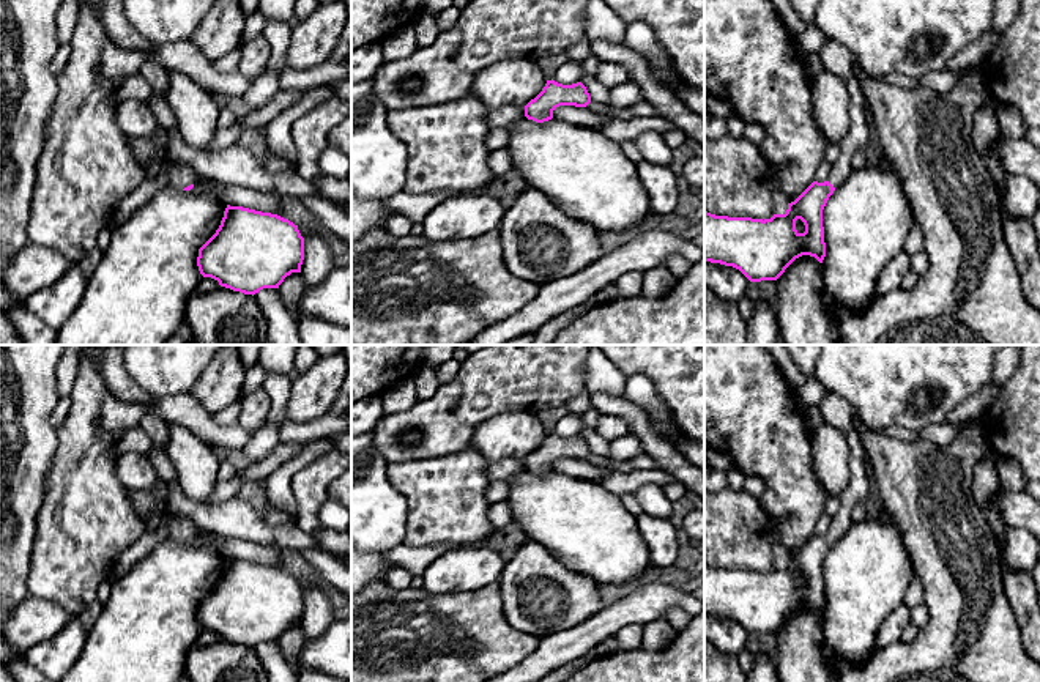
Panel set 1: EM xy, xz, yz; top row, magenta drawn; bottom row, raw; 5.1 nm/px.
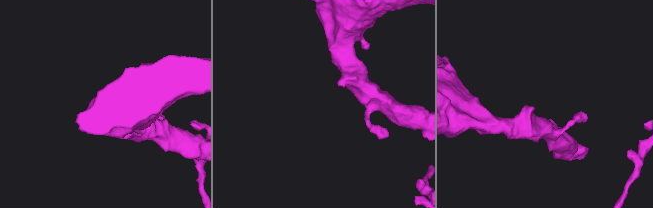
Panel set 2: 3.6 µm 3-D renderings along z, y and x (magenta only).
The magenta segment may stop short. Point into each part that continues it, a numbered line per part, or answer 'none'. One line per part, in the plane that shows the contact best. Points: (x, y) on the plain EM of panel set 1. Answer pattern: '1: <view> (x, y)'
1: xy (182, 528)

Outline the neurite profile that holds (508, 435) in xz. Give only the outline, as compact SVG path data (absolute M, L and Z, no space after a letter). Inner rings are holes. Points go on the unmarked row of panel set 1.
M504 411L476 427L471 449L479 450L487 461L525 460L545 436L536 414Z

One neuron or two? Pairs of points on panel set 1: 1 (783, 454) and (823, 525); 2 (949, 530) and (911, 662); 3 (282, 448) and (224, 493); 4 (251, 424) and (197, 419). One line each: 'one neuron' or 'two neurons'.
1: two neurons
2: one neuron
3: one neuron
4: two neurons

